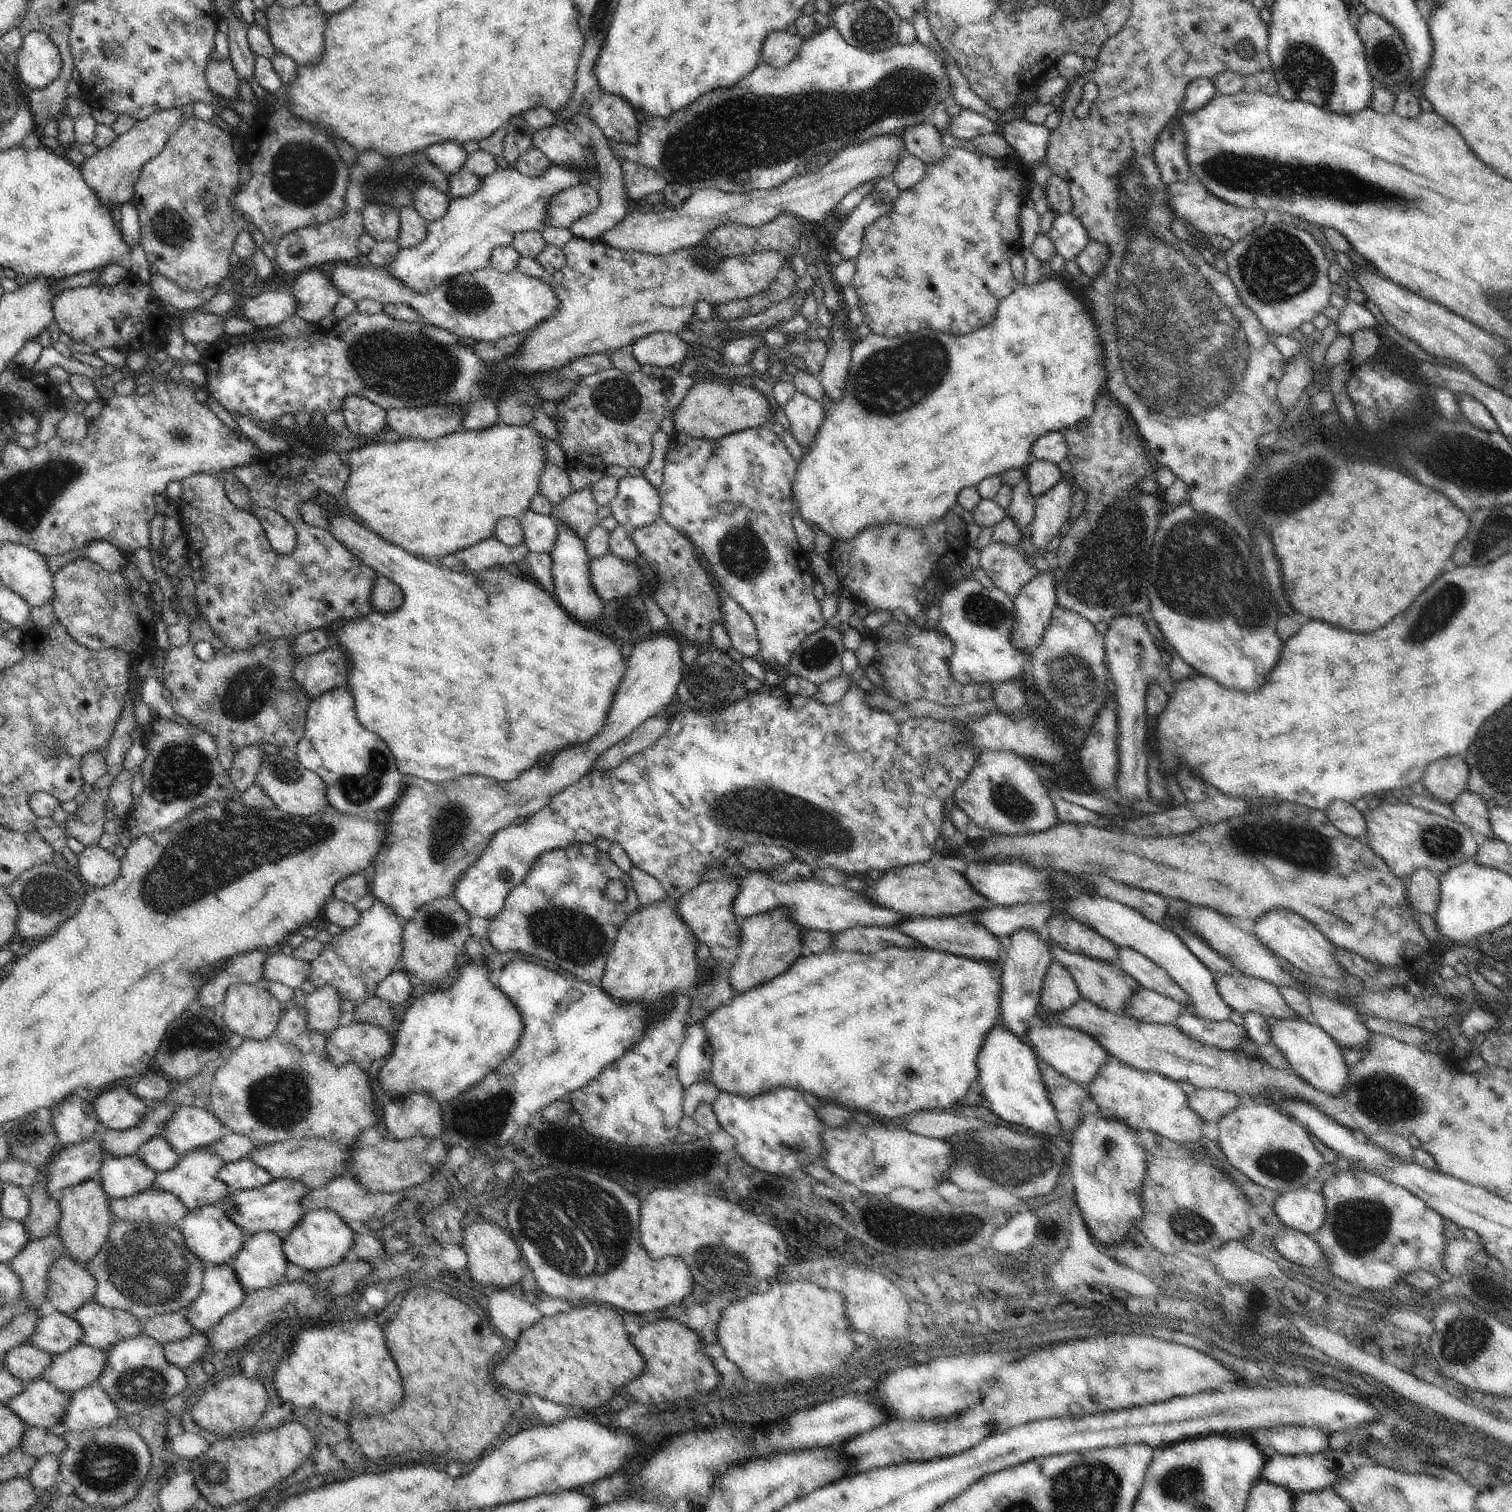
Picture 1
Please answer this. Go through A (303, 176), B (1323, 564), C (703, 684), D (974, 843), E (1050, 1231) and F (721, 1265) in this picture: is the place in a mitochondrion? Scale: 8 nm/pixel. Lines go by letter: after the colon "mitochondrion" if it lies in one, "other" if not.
A: mitochondrion
B: other
C: mitochondrion
D: other
E: other
F: mitochondrion

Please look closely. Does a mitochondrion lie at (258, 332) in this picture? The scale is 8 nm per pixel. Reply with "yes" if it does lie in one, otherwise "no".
no

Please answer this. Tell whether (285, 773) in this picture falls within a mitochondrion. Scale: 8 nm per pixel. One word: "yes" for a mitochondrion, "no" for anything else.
yes

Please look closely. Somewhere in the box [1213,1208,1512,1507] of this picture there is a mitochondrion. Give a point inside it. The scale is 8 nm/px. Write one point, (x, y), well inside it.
(1464, 1341)

